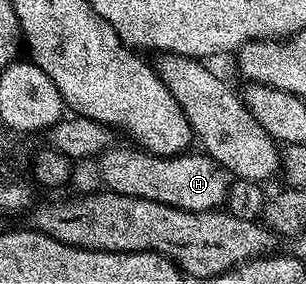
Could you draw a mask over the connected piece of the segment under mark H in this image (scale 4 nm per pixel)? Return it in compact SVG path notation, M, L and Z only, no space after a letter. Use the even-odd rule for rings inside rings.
M111 146L97 157L98 176L111 192L132 198L144 198L160 202L164 206L176 206L189 212L212 212L226 203L226 191L231 181L225 168L205 154L190 156L154 156L137 146L118 148Z

